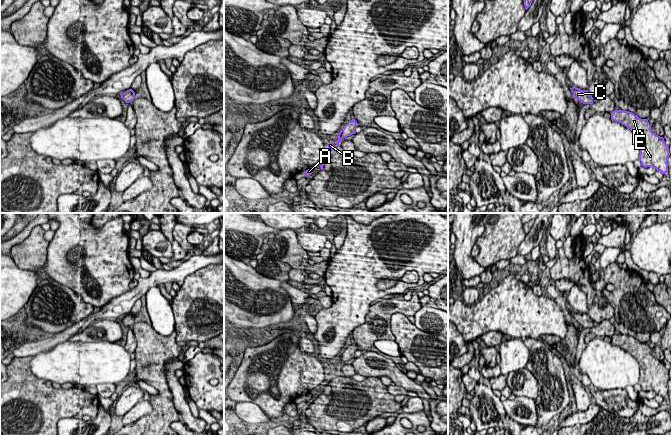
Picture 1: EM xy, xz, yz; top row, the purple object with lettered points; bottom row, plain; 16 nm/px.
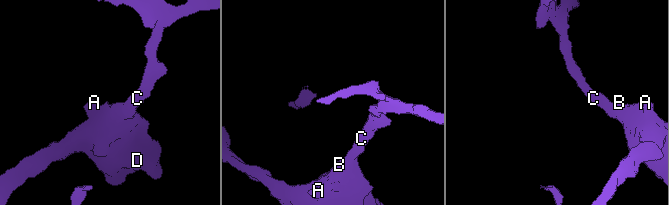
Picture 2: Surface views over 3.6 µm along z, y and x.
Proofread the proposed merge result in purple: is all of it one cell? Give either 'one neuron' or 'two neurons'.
one neuron

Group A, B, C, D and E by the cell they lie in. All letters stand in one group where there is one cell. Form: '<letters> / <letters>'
A B C D E

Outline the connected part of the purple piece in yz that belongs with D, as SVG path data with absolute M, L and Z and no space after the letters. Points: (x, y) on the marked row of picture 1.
M620 109L611 112L611 120L626 126L637 136L640 146L638 160L643 167L653 167L662 174L668 172L669 146L663 137L652 132L652 124L647 119L641 119L632 112Z

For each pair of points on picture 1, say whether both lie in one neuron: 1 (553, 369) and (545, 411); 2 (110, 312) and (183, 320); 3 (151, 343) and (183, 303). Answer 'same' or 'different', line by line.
1: same
2: different
3: different

